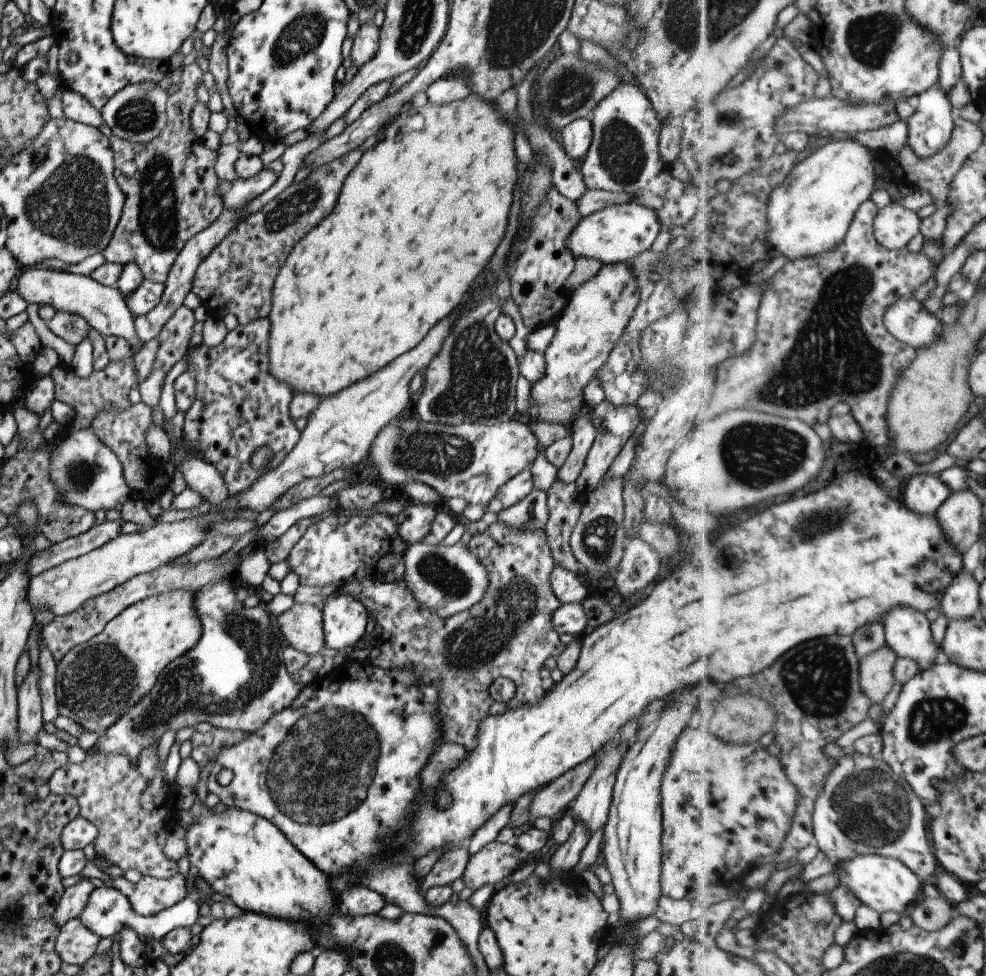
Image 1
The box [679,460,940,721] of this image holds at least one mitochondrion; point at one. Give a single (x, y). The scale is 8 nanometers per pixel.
(826, 524)

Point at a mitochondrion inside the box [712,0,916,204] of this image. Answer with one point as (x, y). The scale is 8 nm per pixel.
(870, 40)

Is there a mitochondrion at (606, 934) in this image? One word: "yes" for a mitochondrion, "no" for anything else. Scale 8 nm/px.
no

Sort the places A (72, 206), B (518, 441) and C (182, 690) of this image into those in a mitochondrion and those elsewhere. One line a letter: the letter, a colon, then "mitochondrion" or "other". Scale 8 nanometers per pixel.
A: mitochondrion
B: other
C: mitochondrion

